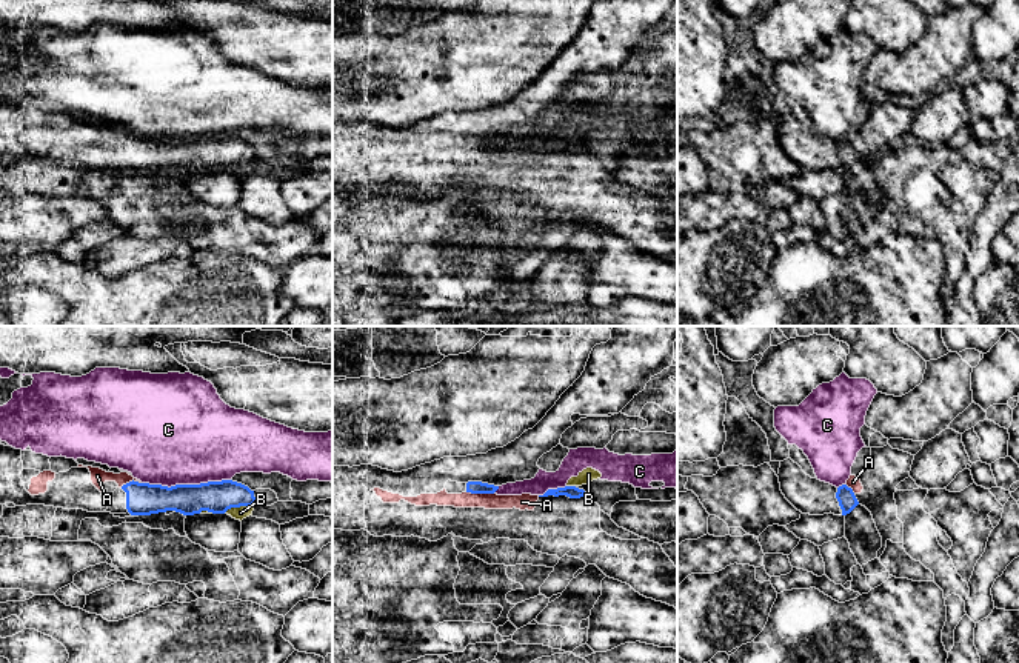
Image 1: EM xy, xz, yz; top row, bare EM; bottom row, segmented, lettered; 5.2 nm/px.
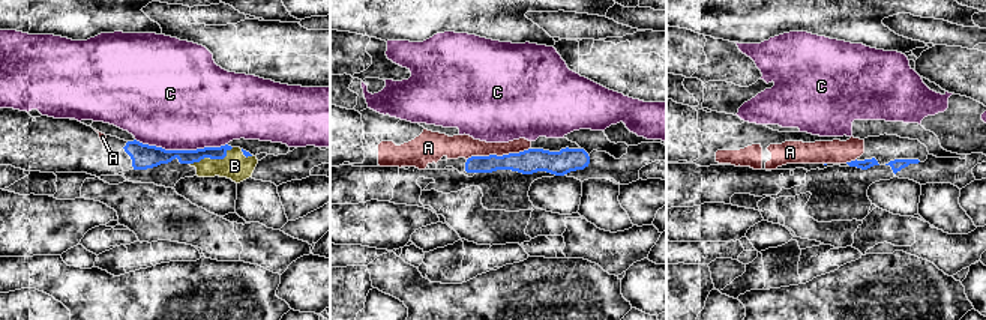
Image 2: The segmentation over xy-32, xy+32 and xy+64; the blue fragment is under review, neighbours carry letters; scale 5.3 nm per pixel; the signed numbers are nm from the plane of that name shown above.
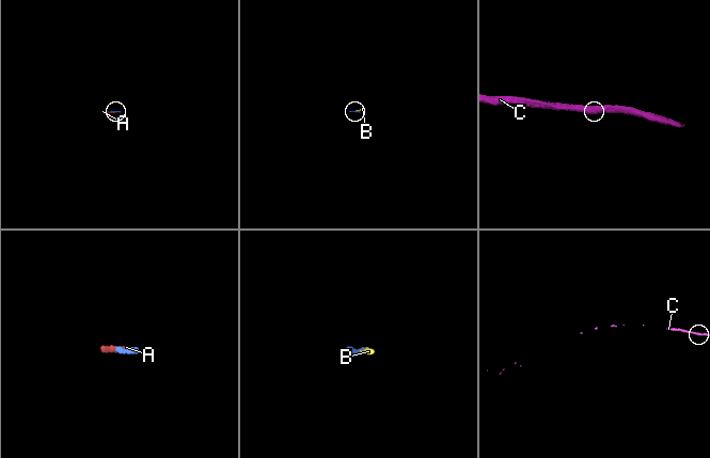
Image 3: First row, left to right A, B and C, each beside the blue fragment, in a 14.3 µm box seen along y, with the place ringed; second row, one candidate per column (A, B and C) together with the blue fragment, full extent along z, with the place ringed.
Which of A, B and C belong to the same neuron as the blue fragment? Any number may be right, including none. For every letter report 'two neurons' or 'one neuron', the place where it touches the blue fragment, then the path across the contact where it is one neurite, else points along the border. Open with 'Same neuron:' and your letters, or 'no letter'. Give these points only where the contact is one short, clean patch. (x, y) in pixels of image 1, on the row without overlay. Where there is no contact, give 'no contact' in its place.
Same neuron: A, B
A: one neuron | xz (481, 148)
B: one neuron | xy (237, 162)
C: two neurons | xy (185, 140) | along xy (230, 134), (170, 142), (142, 139)

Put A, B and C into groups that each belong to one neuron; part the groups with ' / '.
A B / C

